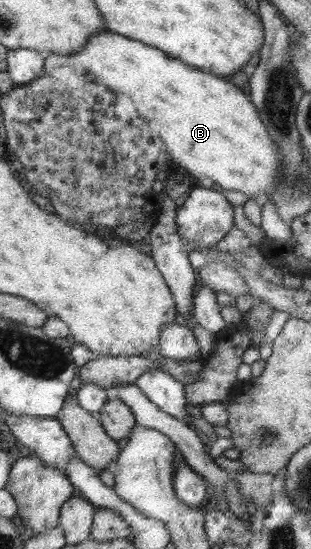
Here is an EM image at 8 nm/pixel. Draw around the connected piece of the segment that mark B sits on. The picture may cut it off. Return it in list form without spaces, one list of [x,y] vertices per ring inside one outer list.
[[[109,30],[95,34],[80,52],[68,56],[46,56],[46,72],[63,66],[84,67],[94,73],[95,80],[106,85],[111,92],[130,96],[138,106],[142,118],[159,128],[159,136],[167,140],[167,150],[172,154],[174,162],[178,162],[193,178],[202,179],[206,183],[215,182],[224,190],[238,190],[246,194],[249,200],[253,200],[253,196],[257,196],[257,200],[263,200],[263,194],[275,192],[281,172],[278,146],[267,132],[259,110],[234,84],[216,78],[215,74],[206,74],[201,69],[188,66],[175,57],[168,58],[165,52],[144,44],[143,41],[132,40],[131,37],[120,36]]]

